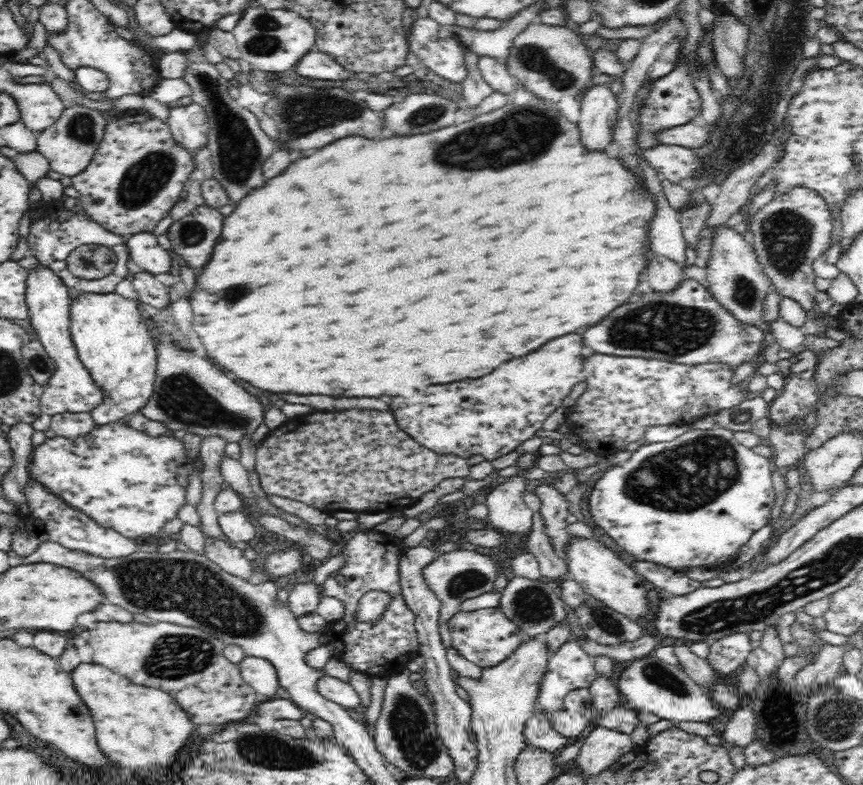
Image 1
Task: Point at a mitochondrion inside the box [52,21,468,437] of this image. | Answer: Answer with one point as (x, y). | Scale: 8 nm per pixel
(238, 154)

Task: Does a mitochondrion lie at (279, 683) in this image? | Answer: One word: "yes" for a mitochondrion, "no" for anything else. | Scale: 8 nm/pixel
no

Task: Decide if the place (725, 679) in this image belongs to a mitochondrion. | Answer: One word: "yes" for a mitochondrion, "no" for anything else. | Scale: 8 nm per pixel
no

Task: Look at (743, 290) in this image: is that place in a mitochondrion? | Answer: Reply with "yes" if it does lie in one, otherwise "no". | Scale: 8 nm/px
yes

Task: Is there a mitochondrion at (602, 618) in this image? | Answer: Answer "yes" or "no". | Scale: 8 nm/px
yes

